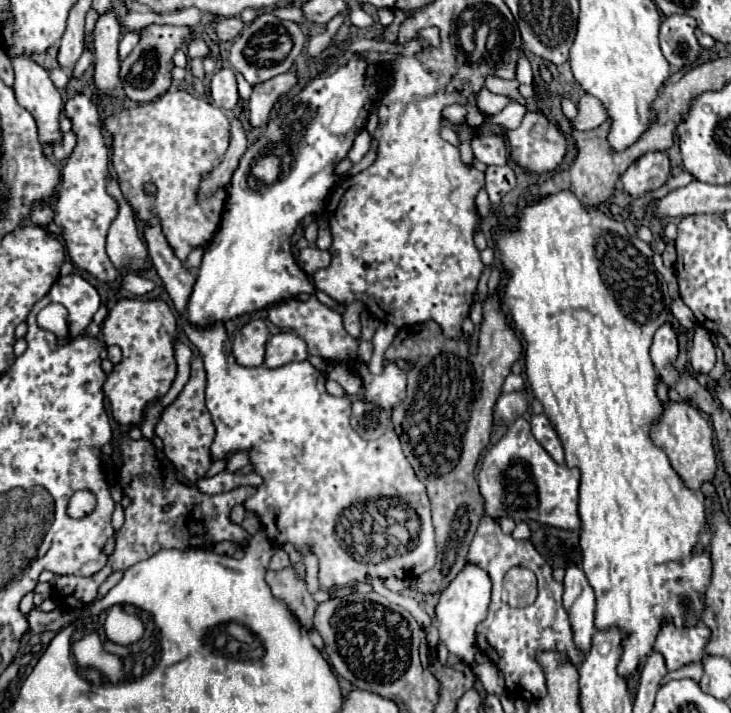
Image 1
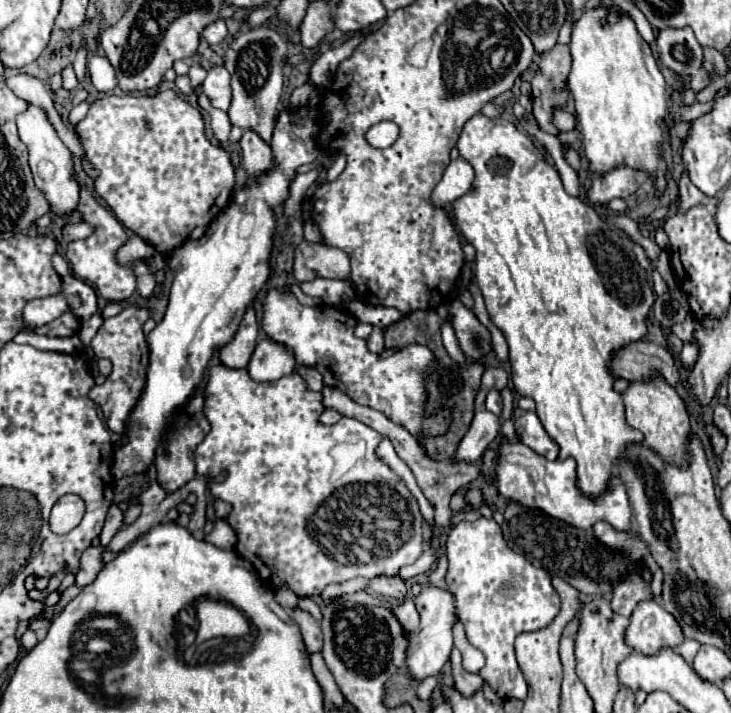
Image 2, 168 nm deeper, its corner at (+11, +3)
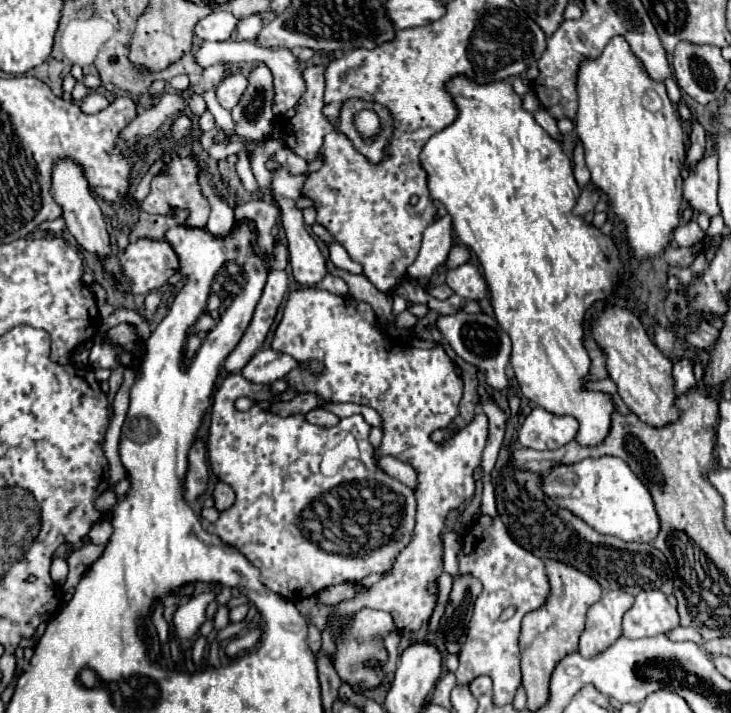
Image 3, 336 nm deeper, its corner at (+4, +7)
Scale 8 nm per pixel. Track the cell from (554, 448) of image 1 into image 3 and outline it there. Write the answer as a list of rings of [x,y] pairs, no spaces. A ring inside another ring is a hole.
[[[535,407],[519,429],[519,443],[529,449],[553,451],[567,445],[575,437],[577,427],[579,423],[571,415],[555,415],[543,407]]]

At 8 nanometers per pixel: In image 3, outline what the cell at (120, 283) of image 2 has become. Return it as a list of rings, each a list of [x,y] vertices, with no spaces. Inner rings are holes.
[[[139,239],[129,243],[127,251],[119,255],[125,275],[133,281],[133,293],[151,293],[167,285],[169,277],[179,271],[177,253],[165,241]]]

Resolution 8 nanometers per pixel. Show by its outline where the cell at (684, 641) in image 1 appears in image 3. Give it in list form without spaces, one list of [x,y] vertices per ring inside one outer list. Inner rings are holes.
[[[641,591],[635,597],[633,607],[623,617],[623,635],[637,637],[653,637],[667,633],[669,629],[679,625],[677,609],[669,605],[663,591]]]

